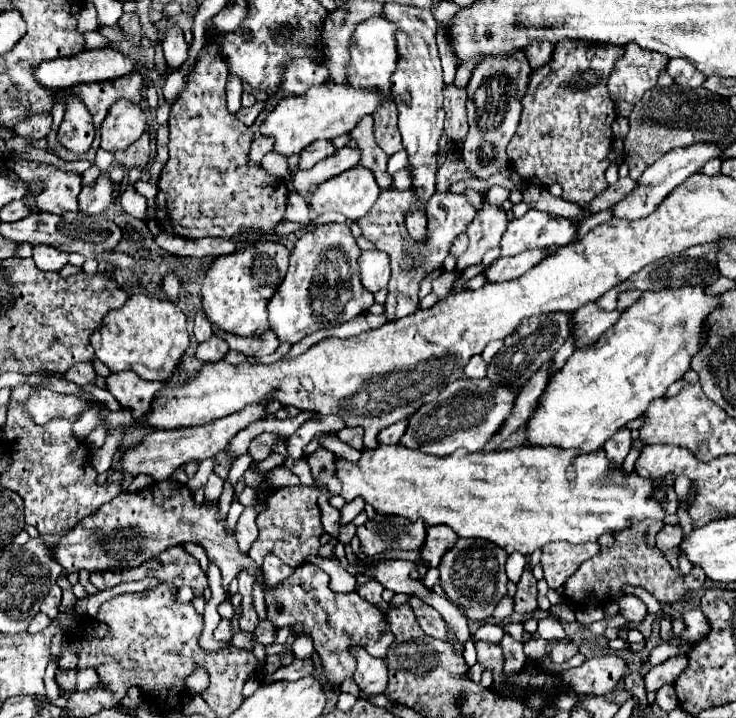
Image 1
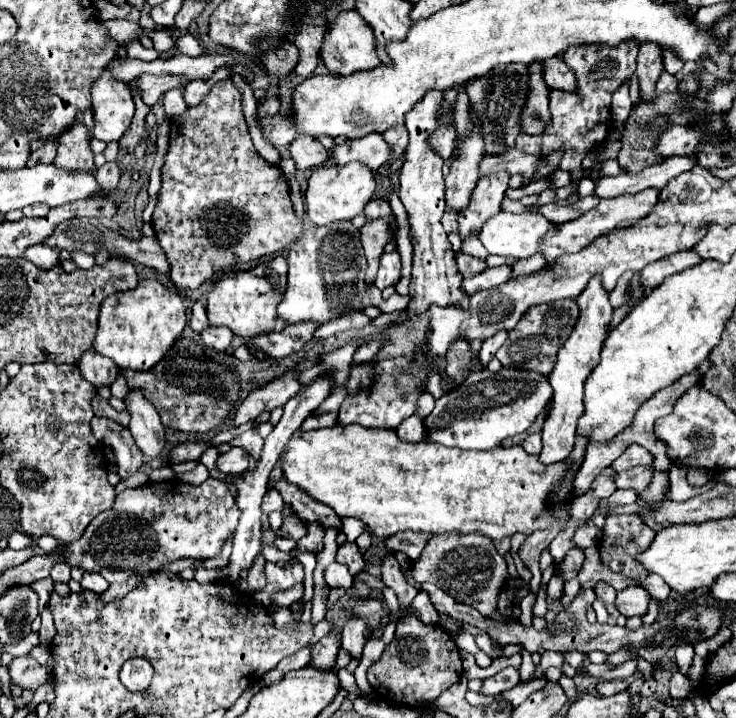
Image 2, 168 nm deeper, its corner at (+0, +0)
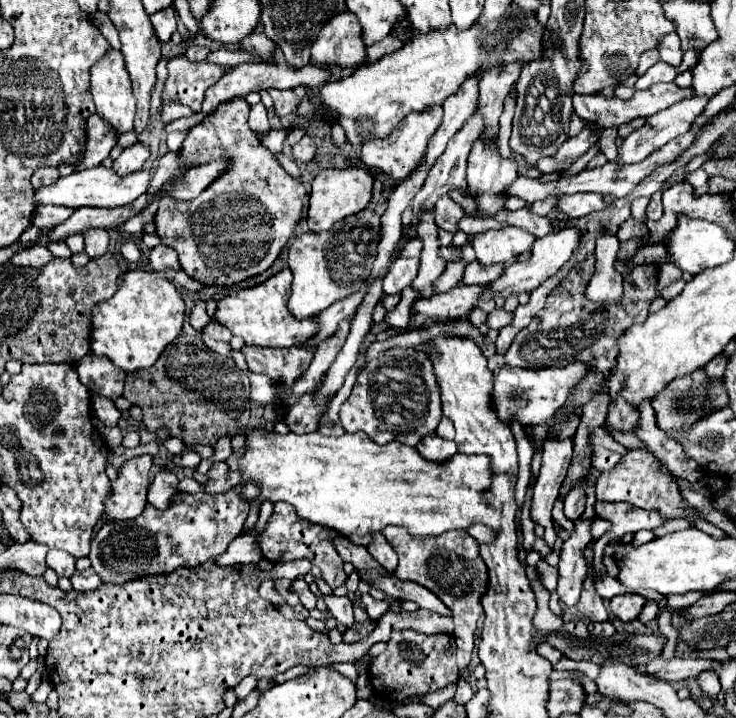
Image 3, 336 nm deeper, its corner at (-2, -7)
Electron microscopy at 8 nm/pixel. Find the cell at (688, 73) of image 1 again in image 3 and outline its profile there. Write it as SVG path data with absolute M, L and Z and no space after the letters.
M668 33L666 37L662 37L662 41L658 43L658 51L660 51L660 59L664 63L670 63L672 67L680 65L682 47L680 47L680 37L676 33Z

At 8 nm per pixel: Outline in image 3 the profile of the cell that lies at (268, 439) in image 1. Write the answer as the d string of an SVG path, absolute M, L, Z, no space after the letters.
M214 463L208 471L208 483L206 491L208 493L224 493L230 491L234 485L242 481L242 473L228 469L226 463Z

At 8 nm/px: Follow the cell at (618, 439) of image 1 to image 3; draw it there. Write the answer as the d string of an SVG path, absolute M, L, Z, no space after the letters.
M578 517L574 521L574 531L570 533L570 539L562 543L562 549L560 549L558 597L568 607L576 605L582 591L582 581L586 577L584 551L586 551L586 545L592 541L592 533L590 533L592 521L594 519Z

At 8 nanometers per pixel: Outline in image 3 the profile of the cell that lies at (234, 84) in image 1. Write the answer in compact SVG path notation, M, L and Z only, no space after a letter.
M262 103L250 107L250 119L248 119L248 125L250 125L250 129L256 131L258 135L264 135L264 133L270 131L268 113L266 113L266 107L264 107Z

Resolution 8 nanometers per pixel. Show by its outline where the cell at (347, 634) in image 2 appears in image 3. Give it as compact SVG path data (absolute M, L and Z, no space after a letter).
M324 595L326 607L332 611L338 623L342 623L346 629L354 625L354 615L352 615L352 601L348 597L334 597L334 595Z

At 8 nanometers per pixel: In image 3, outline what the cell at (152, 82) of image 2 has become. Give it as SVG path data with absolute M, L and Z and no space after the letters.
M176 55L168 63L168 79L162 89L164 103L182 103L200 111L204 91L214 85L230 67L210 63L190 63L184 55Z

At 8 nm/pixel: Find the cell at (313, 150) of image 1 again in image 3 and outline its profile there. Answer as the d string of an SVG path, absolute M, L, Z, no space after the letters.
M304 135L294 147L292 147L292 157L296 159L296 161L304 161L304 163L310 163L312 159L314 159L314 155L316 155L316 143L314 143L314 139L310 137L310 135Z

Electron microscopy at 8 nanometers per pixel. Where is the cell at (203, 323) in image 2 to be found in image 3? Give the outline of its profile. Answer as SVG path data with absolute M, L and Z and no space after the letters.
M198 301L198 303L192 307L192 313L190 313L190 325L192 325L196 331L202 331L208 323L210 323L210 317L208 317L208 313L206 313L206 303L204 303L204 301Z

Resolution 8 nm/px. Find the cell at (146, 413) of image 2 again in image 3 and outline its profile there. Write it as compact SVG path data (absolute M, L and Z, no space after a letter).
M160 467L158 473L154 475L154 481L148 487L148 501L158 509L166 509L170 497L176 491L178 491L178 477L172 471Z

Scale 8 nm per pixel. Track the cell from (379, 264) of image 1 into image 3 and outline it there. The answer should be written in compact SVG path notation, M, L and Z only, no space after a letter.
M396 259L386 275L384 293L386 295L402 293L404 287L412 285L416 273L418 273L418 259Z

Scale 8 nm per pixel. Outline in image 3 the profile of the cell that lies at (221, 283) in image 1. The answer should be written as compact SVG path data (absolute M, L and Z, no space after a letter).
M282 269L272 275L268 281L248 287L236 293L230 293L218 301L214 319L224 325L232 335L238 335L246 341L246 345L260 345L260 347L292 347L300 345L314 333L314 319L310 321L294 321L286 309L286 301L290 297L290 283L292 271Z

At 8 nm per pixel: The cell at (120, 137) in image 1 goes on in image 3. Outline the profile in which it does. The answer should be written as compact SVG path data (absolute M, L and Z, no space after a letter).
M110 51L98 65L92 69L92 85L90 93L96 103L96 113L98 117L114 129L114 133L128 133L132 131L132 121L134 121L134 111L136 111L136 99L132 95L132 85L130 85L130 75L124 67L124 57L120 51Z

